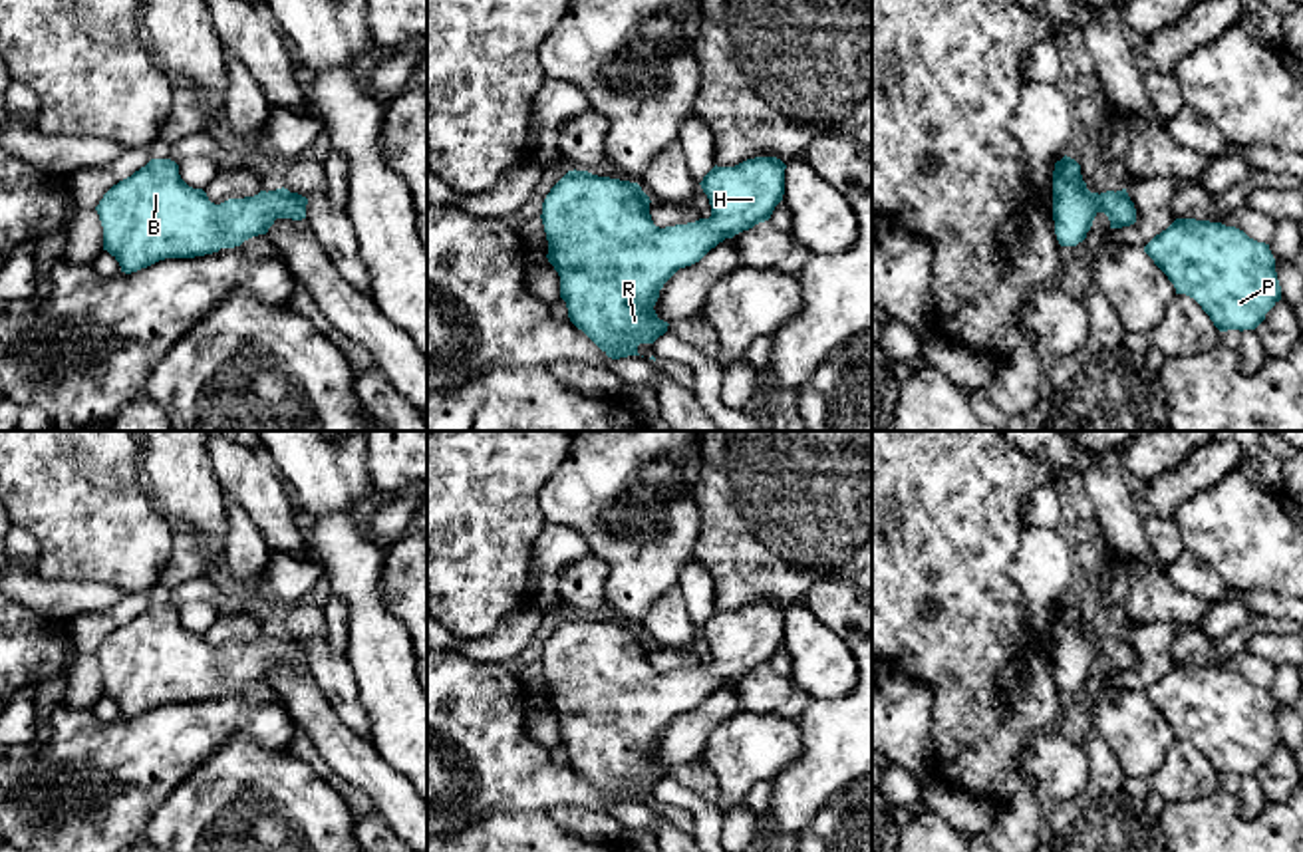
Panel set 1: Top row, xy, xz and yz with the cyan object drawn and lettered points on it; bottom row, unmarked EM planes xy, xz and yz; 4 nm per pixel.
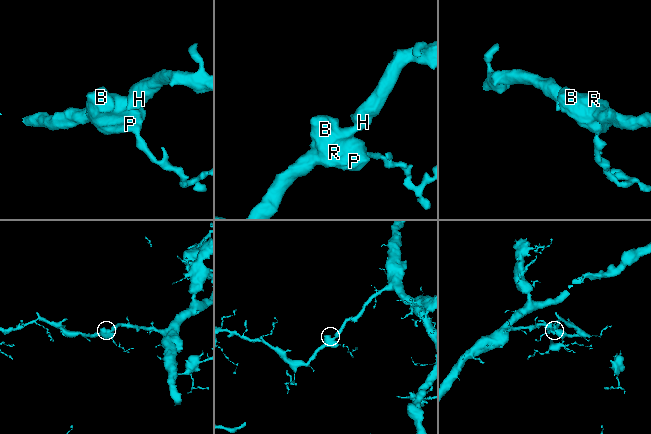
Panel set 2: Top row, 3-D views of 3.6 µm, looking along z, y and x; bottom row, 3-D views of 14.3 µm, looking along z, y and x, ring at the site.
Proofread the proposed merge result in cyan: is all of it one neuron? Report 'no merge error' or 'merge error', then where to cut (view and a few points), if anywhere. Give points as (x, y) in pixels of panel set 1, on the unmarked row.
no merge error; no cut

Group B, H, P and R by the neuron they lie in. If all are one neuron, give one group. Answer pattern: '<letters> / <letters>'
B H P R

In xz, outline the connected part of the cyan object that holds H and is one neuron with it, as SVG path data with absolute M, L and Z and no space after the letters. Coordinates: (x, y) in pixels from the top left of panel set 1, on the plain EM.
M755 602L735 612L713 612L699 628L711 661L659 673L650 659L650 641L638 628L568 616L542 647L548 707L560 721L560 743L570 767L608 802L640 800L640 788L653 788L667 777L653 751L663 729L685 711L699 707L725 683L771 663L785 639L787 610L777 602Z

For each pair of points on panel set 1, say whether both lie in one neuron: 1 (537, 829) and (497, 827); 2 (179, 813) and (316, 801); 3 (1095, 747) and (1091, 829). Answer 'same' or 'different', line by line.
1: same
2: same
3: same

